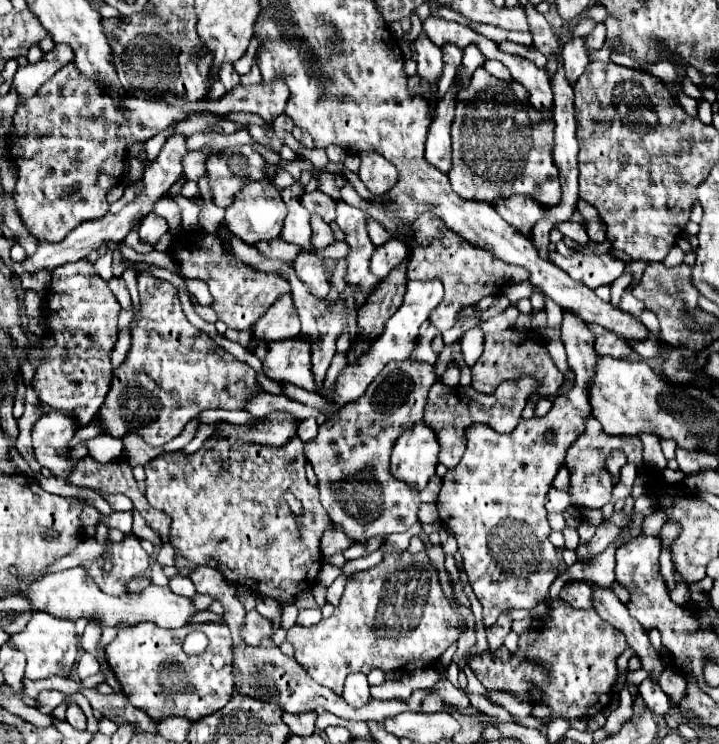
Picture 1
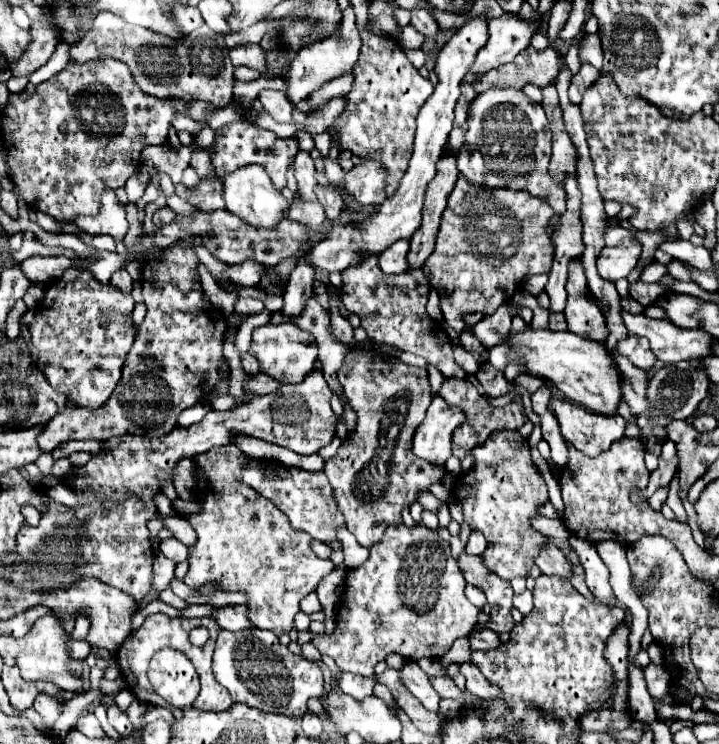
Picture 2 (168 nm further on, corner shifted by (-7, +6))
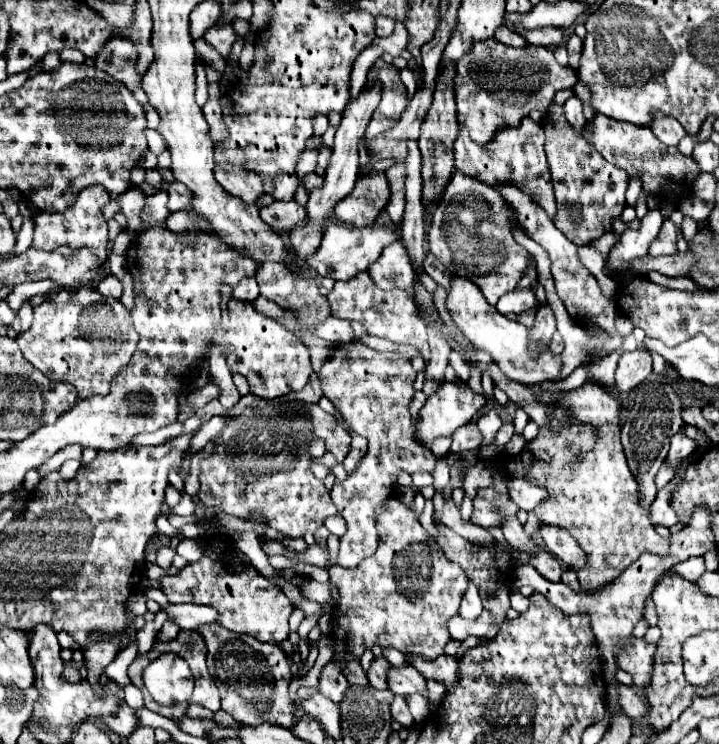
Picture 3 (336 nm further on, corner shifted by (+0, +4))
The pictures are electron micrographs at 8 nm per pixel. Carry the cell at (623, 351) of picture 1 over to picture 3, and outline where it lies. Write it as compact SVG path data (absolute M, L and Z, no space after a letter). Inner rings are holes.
M627 351L619 359L615 373L615 387L621 395L627 395L631 389L641 385L653 371L649 351Z

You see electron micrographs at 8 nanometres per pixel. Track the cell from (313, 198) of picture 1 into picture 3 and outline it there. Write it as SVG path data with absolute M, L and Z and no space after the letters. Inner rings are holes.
M373 83L371 87L363 87L363 91L345 107L343 111L343 121L337 129L335 135L335 145L333 145L333 155L331 155L331 165L325 173L325 183L321 189L313 189L309 193L309 201L307 201L307 225L305 227L297 227L289 233L289 241L291 247L295 249L299 261L297 267L301 269L301 265L305 265L307 255L311 255L311 251L315 251L315 247L319 247L319 239L323 233L323 225L325 221L333 215L333 207L337 201L341 201L343 197L347 197L357 181L357 173L359 173L359 155L357 155L357 143L361 139L361 135L365 133L365 127L373 115L373 111L377 109L381 101L381 83Z

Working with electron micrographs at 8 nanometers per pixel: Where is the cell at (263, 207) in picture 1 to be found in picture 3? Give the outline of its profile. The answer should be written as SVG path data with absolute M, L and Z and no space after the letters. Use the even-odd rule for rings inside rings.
M215 163L215 179L227 193L245 203L257 203L259 195L263 195L263 183L259 183L259 177L239 165Z

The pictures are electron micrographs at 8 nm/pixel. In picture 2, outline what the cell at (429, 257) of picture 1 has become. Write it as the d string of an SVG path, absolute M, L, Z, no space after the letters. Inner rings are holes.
M462 177L456 181L456 187L448 197L448 207L444 209L444 215L440 221L436 249L428 257L426 265L422 267L428 283L440 295L440 309L444 313L446 323L456 333L464 331L464 313L480 311L484 315L490 315L504 301L508 301L512 297L512 293L524 283L526 277L550 271L550 261L554 257L554 249L550 245L550 237L546 235L546 227L552 217L554 217L554 211L550 209L550 205L538 197L532 197L526 191L482 189L482 187L470 185Z

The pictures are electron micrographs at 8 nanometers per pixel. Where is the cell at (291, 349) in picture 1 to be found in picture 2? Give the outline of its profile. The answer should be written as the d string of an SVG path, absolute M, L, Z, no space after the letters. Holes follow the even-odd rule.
M282 323L282 325L256 327L250 353L260 361L260 367L264 373L276 379L282 379L284 383L298 383L314 367L314 361L318 357L318 347L310 333L306 333L294 323Z

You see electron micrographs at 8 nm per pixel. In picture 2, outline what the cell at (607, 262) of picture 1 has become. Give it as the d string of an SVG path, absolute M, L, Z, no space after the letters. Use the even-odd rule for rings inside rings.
M628 241L628 245L604 247L596 259L598 275L612 283L624 279L636 267L638 257L640 257L640 245L632 241Z

